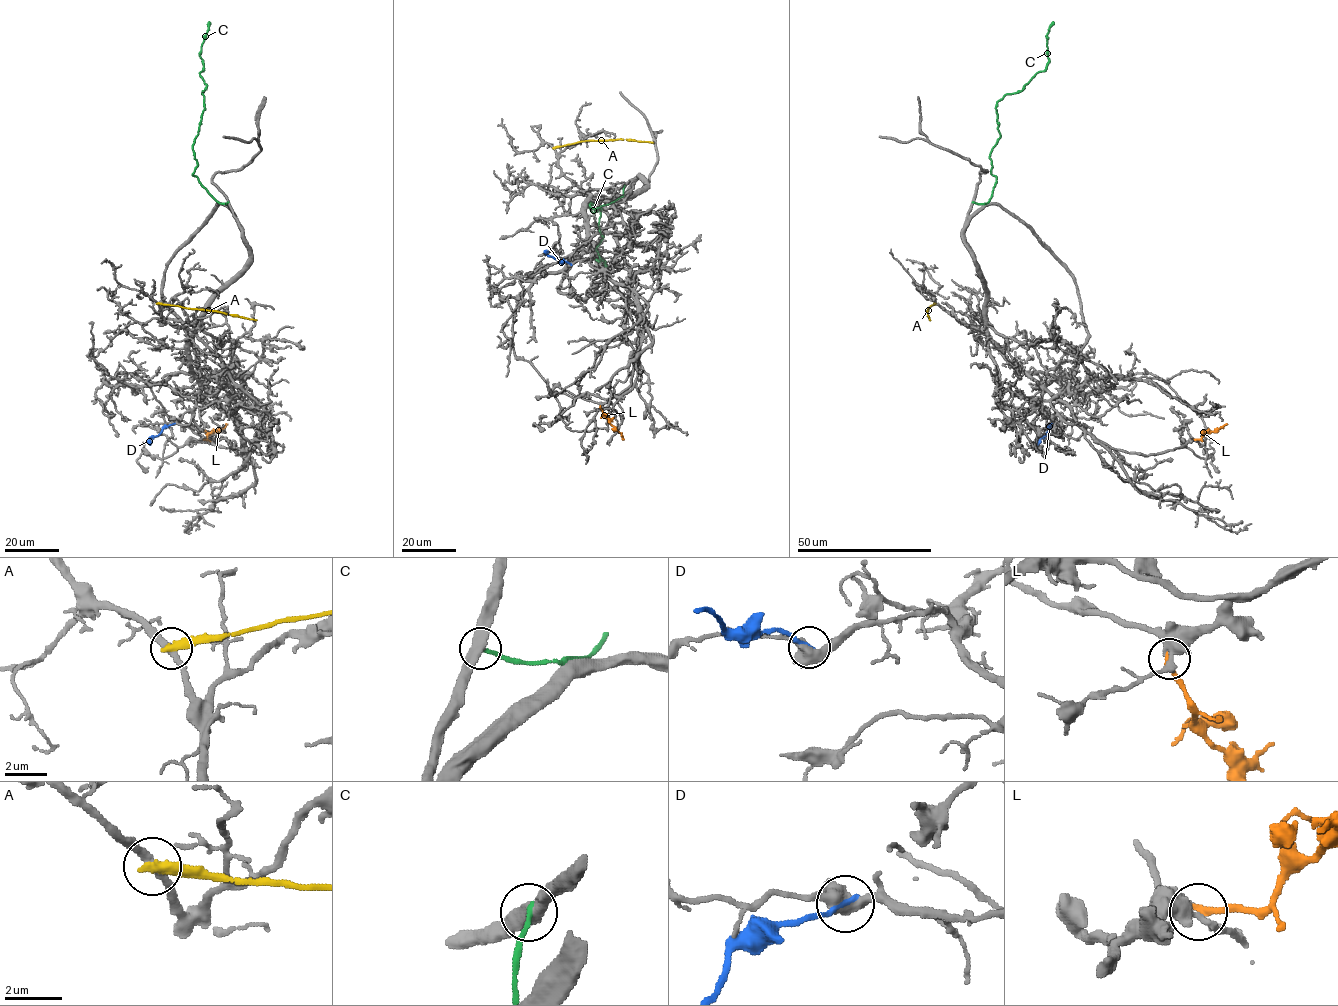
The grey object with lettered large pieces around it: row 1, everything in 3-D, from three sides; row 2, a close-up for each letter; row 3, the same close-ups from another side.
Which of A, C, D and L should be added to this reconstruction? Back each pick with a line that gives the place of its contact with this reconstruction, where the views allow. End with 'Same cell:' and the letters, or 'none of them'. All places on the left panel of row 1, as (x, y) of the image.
L: Touches grey at (204, 439)
Same cell: L

